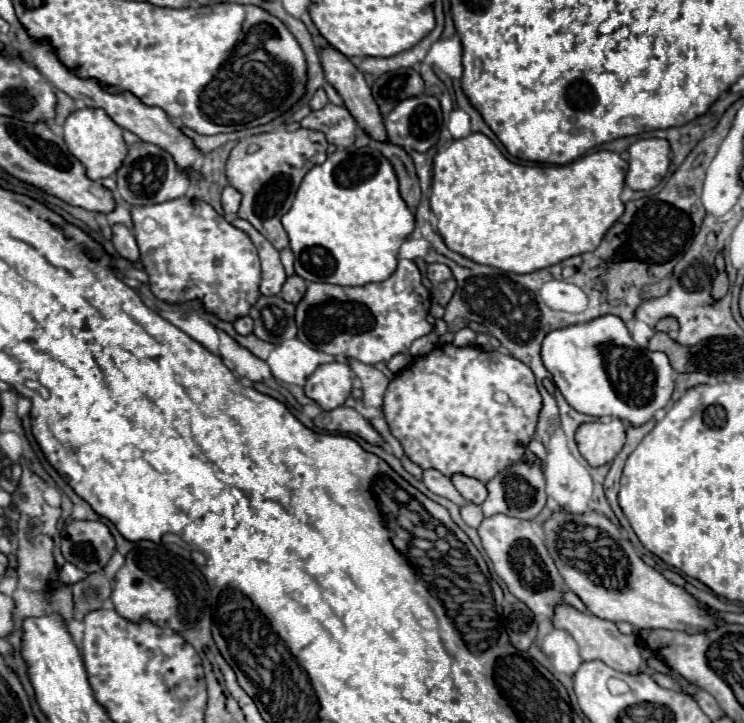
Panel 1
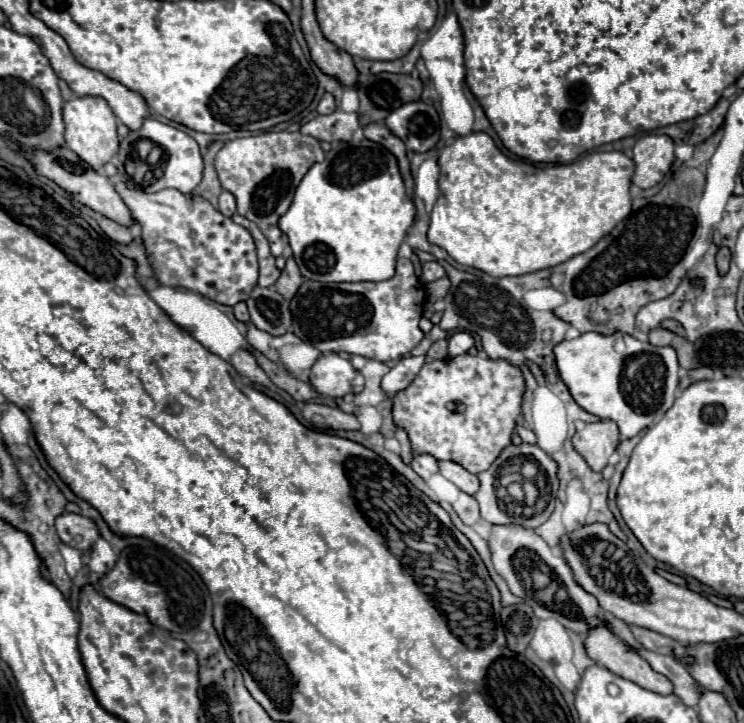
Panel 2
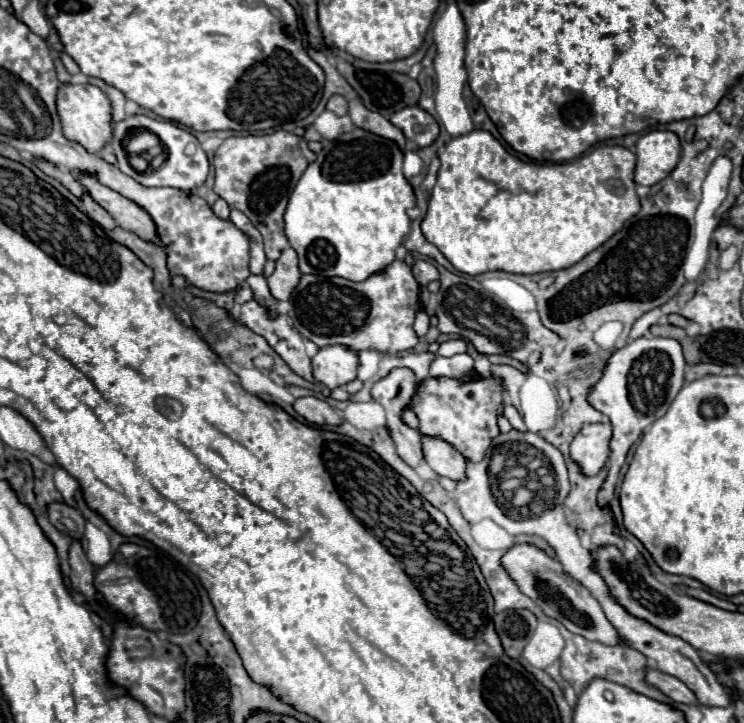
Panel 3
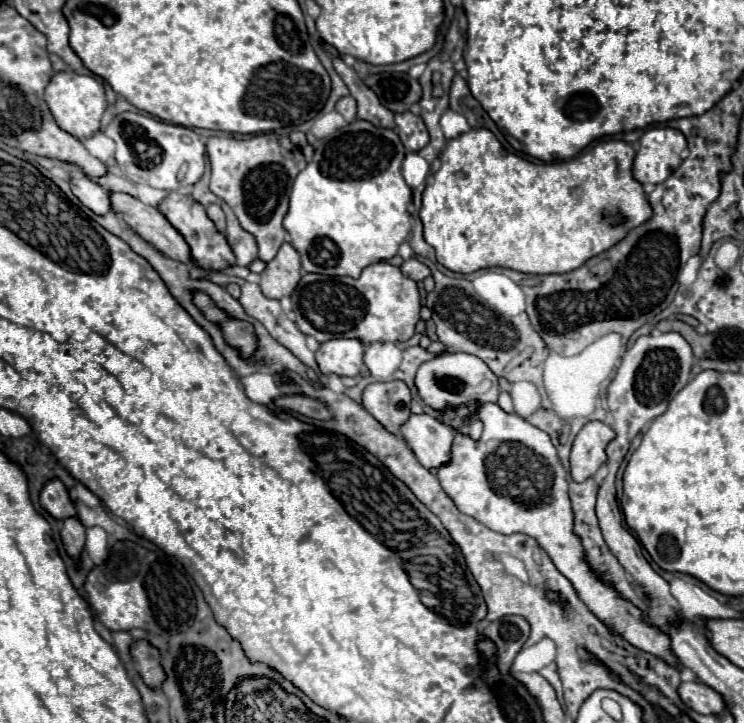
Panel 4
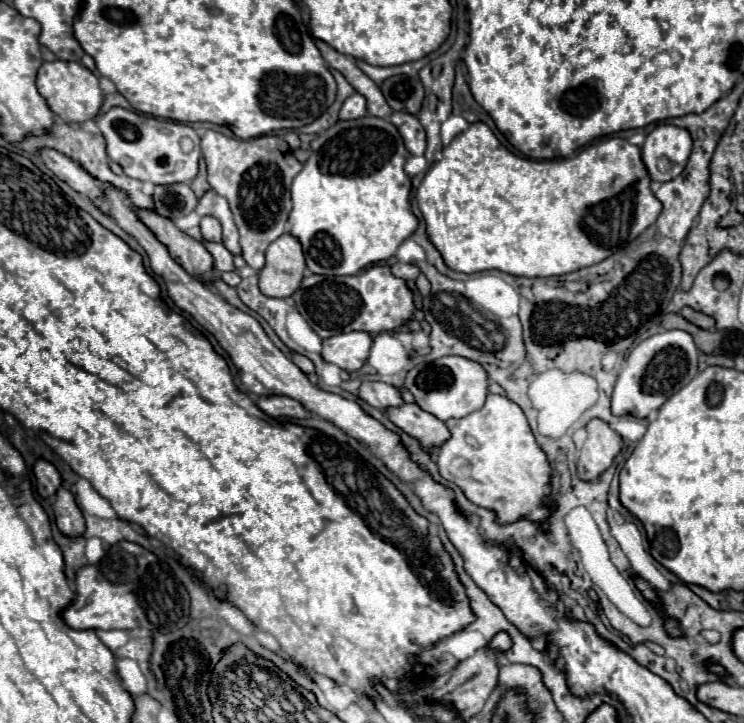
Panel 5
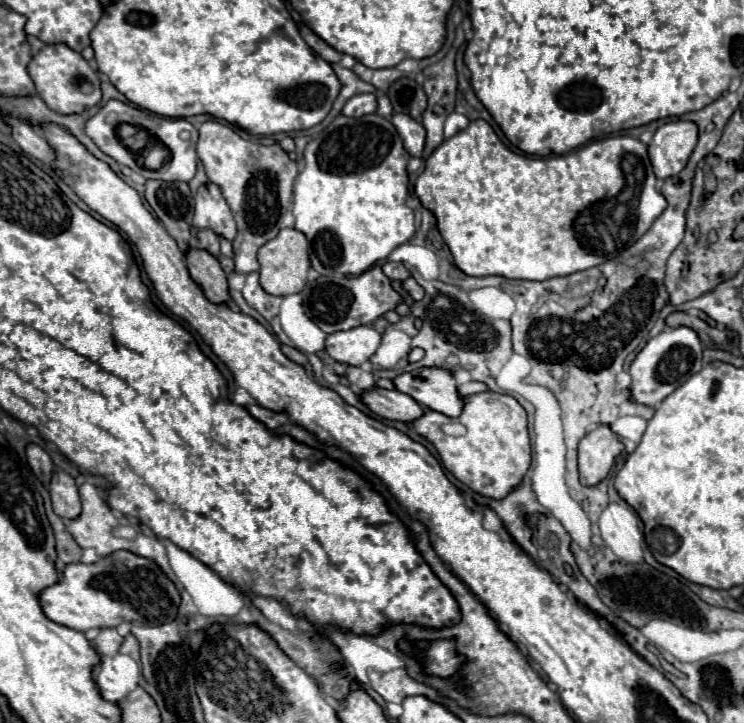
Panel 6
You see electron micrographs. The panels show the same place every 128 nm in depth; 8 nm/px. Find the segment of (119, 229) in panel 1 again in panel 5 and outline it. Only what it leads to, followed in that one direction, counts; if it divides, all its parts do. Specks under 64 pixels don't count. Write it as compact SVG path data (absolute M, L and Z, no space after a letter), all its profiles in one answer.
M42 148L40 150L42 162L48 166L50 172L54 172L62 182L66 182L70 188L76 192L88 196L88 198L100 198L100 184L94 176L90 176L86 170L82 170L80 164L70 160L68 156L52 150L52 148Z

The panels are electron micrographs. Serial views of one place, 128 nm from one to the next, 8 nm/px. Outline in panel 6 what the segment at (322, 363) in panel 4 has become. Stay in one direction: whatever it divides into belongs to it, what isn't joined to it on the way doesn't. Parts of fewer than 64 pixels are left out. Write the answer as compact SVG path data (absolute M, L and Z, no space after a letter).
M356 326L346 332L334 332L326 336L326 352L336 362L348 366L362 366L380 346L380 332L372 326Z

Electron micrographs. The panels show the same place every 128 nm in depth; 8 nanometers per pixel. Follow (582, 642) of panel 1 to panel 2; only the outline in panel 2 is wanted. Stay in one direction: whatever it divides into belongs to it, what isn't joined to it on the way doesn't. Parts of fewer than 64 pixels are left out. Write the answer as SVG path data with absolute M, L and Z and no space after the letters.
M594 628L584 638L584 646L592 660L602 664L616 676L626 678L656 694L664 694L664 696L674 694L672 682L664 674L654 672L642 656L630 650L618 636L614 636L606 628Z

